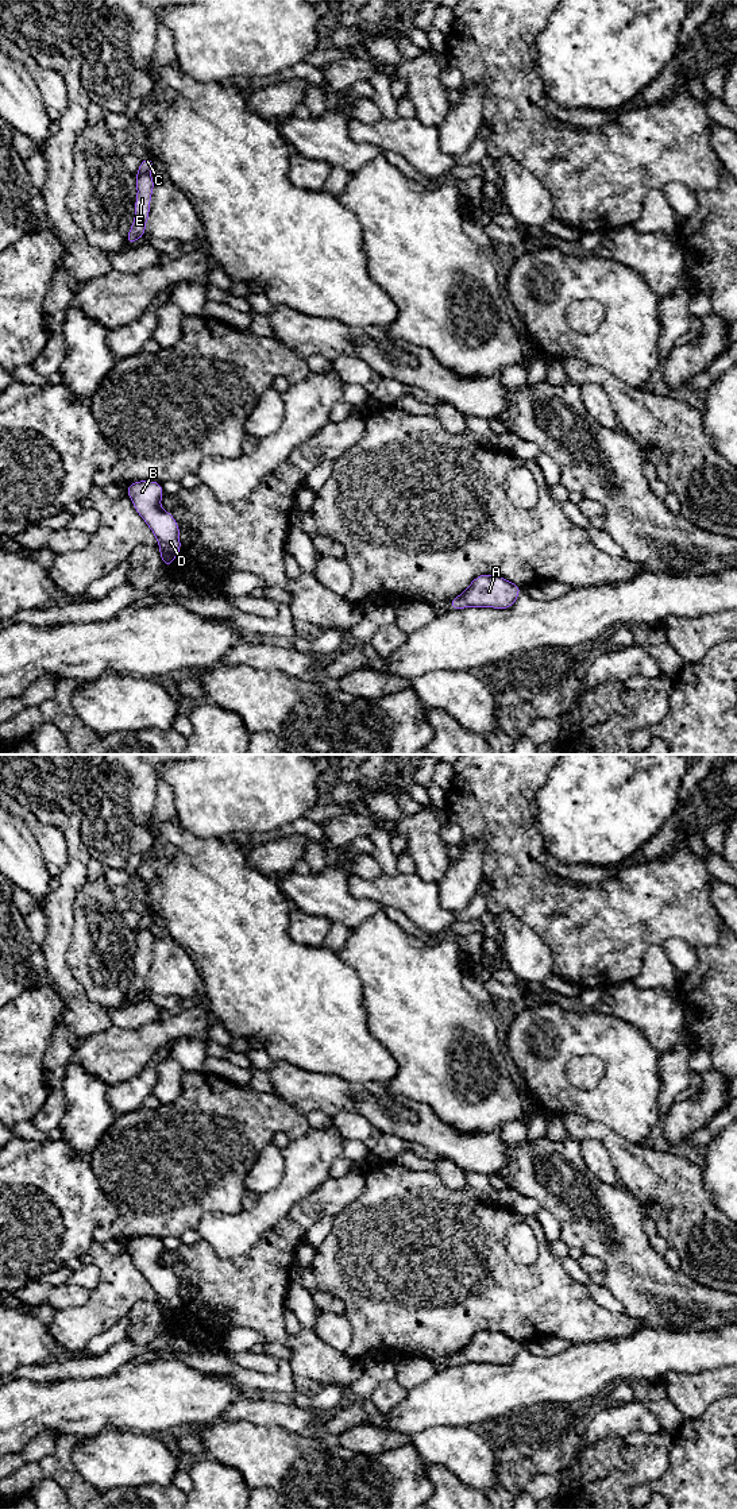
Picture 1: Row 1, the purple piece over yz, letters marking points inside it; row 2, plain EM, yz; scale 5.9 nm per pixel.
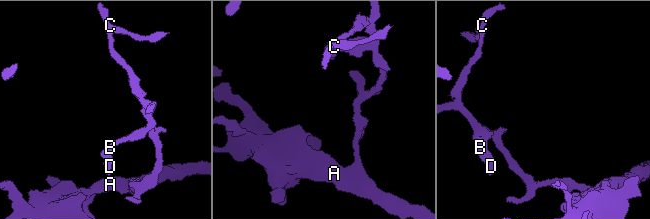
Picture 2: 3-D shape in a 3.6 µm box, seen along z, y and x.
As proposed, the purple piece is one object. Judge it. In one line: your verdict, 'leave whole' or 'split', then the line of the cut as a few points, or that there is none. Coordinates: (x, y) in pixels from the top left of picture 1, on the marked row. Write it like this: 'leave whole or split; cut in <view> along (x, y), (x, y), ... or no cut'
split; cut in yz along (149, 173), (137, 174)

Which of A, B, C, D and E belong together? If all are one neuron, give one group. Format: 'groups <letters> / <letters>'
groups A B D E / C

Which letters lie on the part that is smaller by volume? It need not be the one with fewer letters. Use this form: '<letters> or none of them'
C

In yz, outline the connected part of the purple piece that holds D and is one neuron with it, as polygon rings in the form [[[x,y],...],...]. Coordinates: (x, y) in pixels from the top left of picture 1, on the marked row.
[[[139,481],[127,485],[127,495],[132,499],[138,514],[150,526],[159,543],[165,568],[170,567],[181,551],[180,526],[170,512],[159,507],[163,489],[154,481]]]

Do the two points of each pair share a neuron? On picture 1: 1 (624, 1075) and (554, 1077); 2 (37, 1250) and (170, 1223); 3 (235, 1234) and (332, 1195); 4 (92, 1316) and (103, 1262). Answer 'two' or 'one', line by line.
1: one
2: two
3: two
4: one

